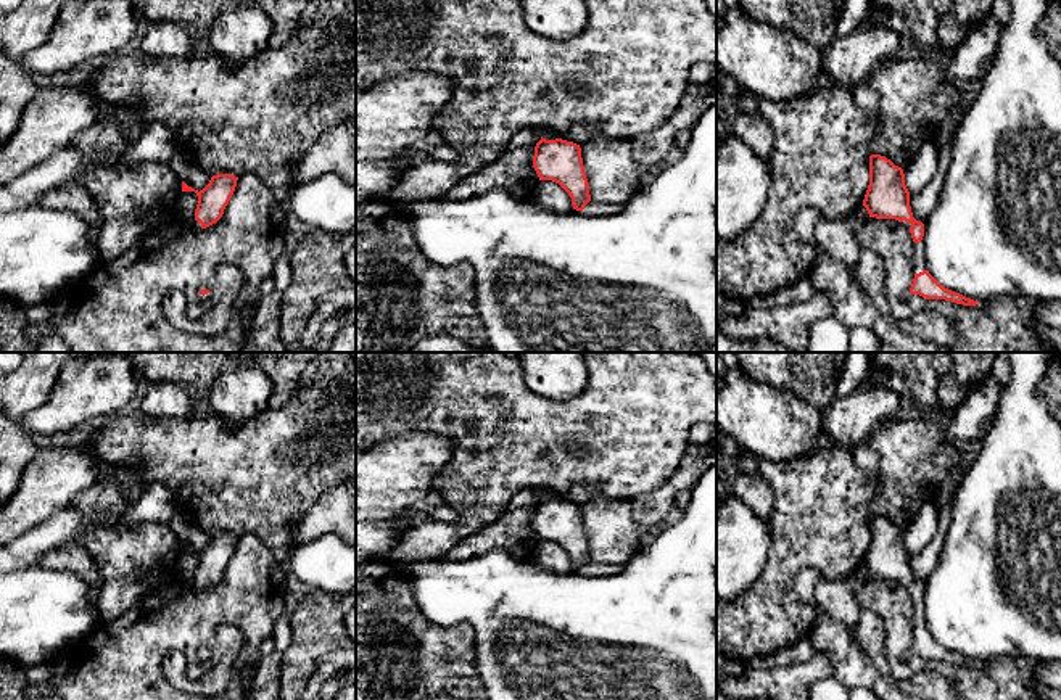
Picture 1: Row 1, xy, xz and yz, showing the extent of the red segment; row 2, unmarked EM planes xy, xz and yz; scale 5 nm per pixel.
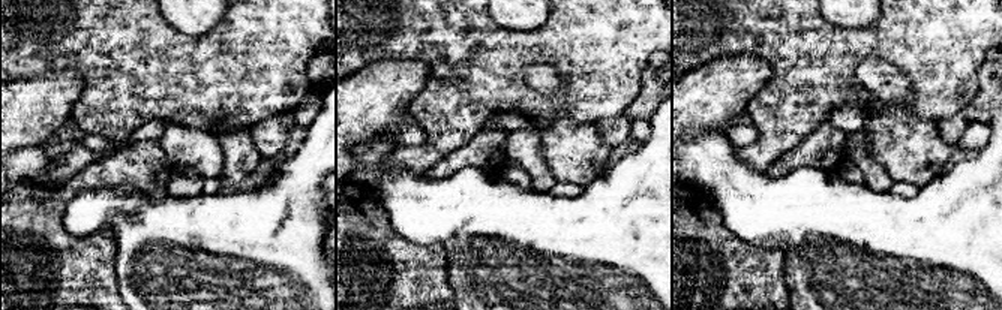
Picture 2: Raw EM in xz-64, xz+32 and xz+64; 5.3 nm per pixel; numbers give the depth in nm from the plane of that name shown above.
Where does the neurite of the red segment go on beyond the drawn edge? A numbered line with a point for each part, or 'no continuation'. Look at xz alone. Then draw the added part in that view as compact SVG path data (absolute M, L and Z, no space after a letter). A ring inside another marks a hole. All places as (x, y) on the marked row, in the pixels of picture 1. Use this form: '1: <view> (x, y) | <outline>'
no continuation

